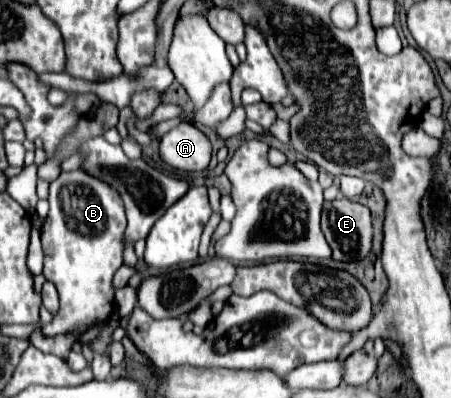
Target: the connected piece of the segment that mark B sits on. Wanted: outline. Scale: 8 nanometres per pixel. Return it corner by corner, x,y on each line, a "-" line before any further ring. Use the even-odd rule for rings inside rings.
85,170
61,172
57,180
49,184
49,214
45,218
41,230
41,244
45,252
45,268
43,274
49,282
57,286
61,308
53,316
53,322
43,328
45,334
67,334
81,326
93,326
107,322
115,310
115,290
113,290
113,276
123,264
123,234
127,228
127,218
123,210
121,196
103,180
87,174

